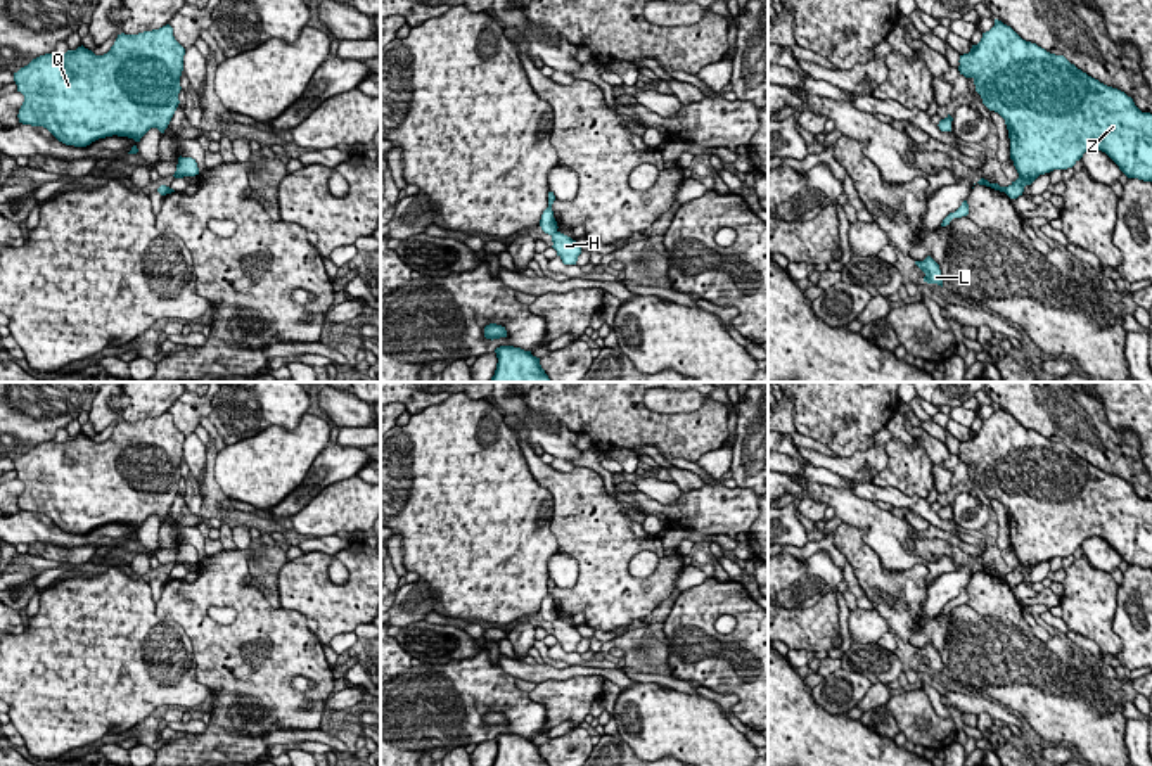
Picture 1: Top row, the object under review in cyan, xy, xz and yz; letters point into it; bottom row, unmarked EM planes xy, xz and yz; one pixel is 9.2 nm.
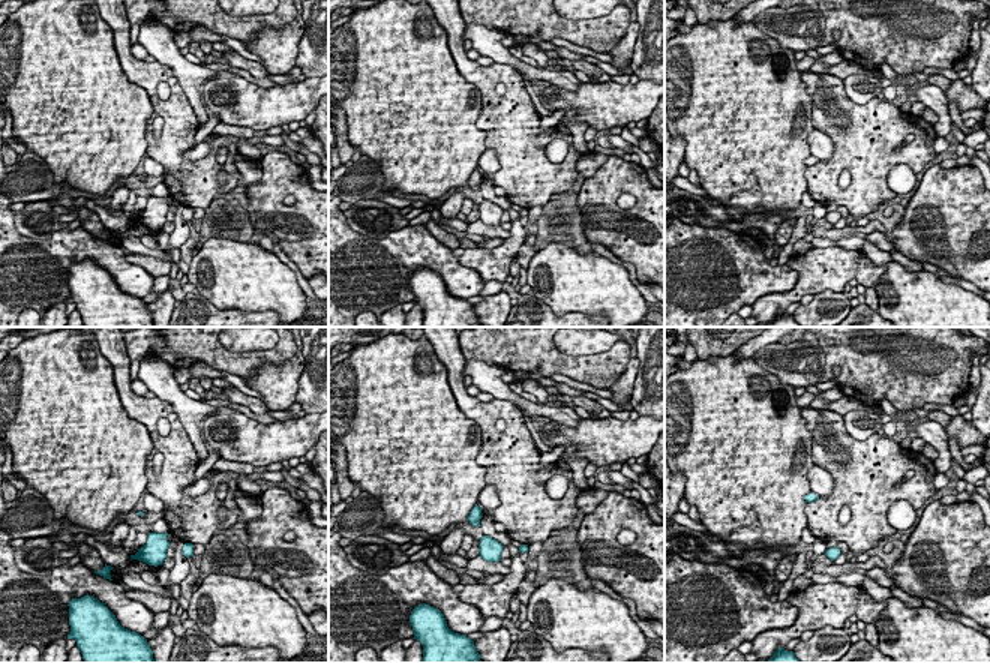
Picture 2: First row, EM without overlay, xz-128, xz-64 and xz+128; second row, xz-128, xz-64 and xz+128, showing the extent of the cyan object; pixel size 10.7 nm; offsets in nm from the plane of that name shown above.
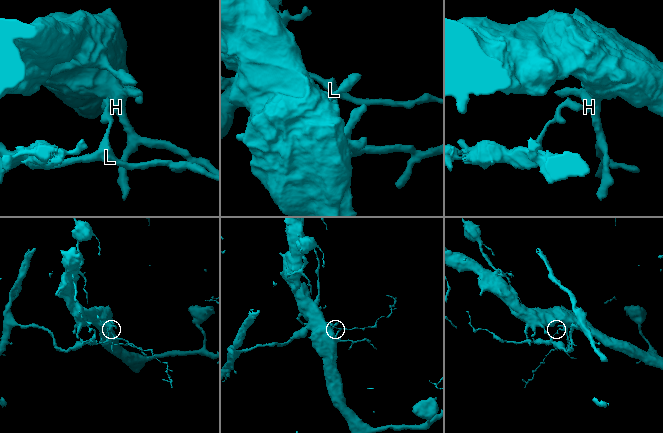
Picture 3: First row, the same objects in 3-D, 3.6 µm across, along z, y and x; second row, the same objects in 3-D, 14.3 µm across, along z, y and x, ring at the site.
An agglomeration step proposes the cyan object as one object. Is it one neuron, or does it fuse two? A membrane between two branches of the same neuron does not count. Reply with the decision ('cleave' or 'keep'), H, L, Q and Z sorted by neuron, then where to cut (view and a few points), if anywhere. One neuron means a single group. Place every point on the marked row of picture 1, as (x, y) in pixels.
cleave; groups H Q Z / L; cut xz (556, 230), (552, 236)

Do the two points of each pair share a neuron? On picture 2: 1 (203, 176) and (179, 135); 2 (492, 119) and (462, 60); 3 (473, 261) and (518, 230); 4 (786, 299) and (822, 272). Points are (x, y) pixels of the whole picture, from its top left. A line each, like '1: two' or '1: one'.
1: one
2: one
3: one
4: one

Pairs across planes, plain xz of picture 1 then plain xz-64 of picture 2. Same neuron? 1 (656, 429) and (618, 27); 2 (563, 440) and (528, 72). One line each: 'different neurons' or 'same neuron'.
1: same neuron
2: same neuron

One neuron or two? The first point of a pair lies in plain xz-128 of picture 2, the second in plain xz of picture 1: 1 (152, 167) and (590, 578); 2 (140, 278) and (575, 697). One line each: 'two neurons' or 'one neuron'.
1: two neurons
2: two neurons

